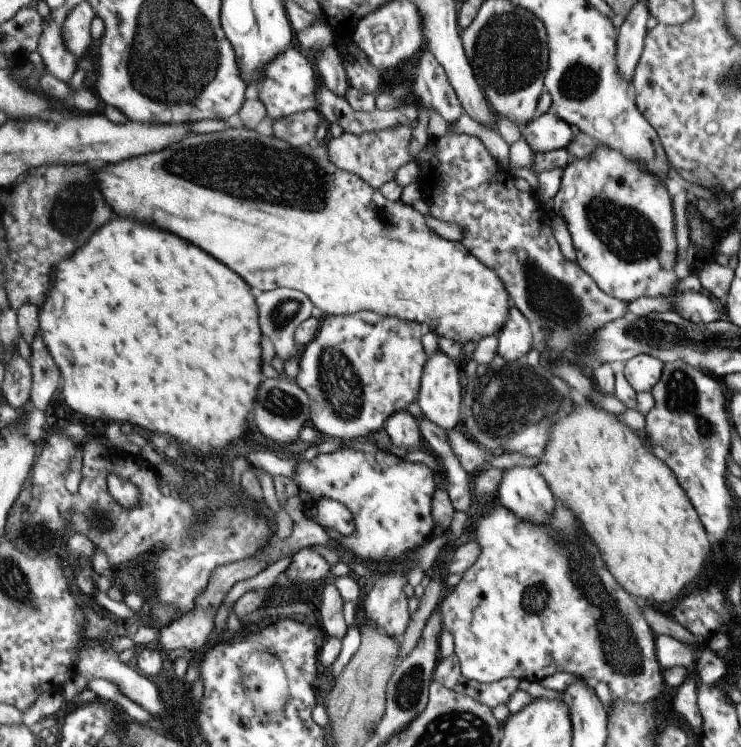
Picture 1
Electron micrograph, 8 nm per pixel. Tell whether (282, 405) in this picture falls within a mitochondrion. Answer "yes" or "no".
yes

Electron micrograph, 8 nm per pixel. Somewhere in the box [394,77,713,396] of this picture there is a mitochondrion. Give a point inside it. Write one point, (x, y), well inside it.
(626, 233)

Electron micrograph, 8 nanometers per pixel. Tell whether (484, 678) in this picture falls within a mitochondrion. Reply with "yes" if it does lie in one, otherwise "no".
no

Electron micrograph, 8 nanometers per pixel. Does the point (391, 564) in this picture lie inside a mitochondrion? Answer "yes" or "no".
no

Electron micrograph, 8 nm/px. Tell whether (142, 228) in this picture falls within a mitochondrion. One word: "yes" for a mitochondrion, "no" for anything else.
no

